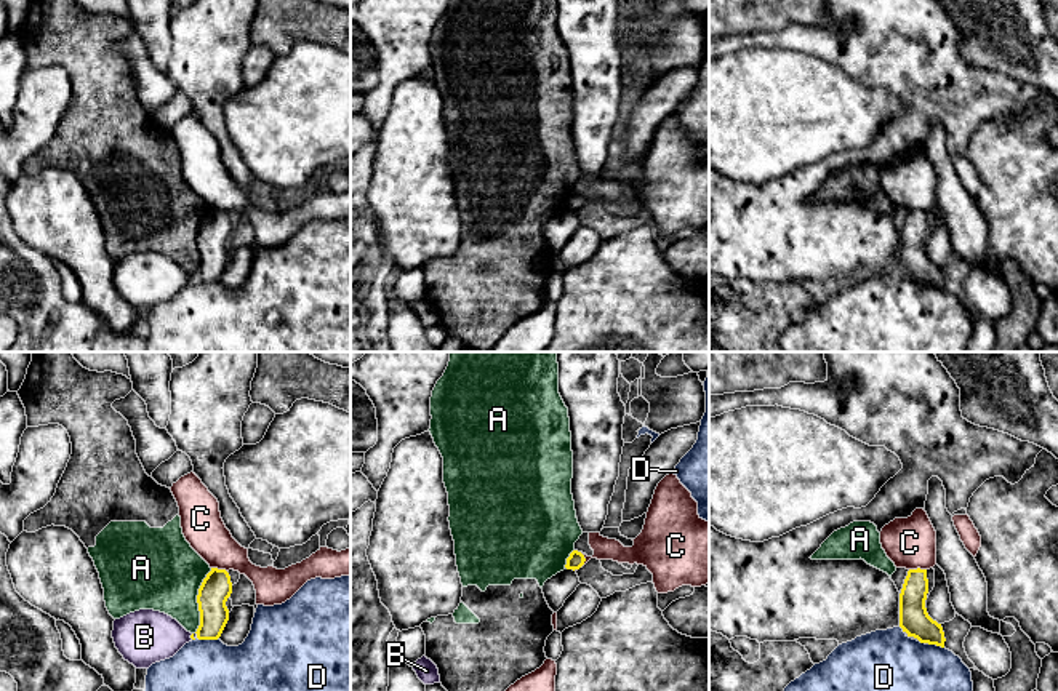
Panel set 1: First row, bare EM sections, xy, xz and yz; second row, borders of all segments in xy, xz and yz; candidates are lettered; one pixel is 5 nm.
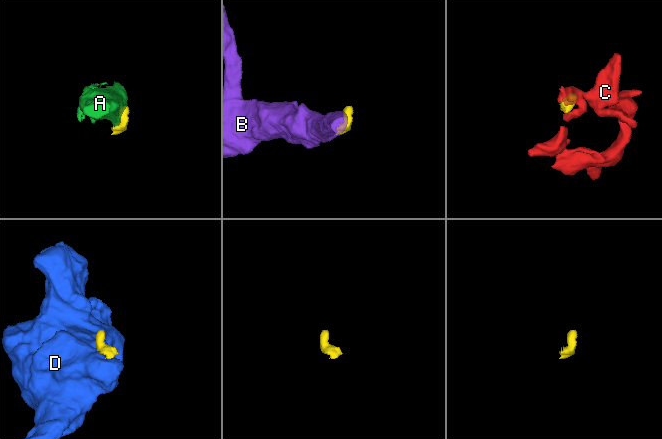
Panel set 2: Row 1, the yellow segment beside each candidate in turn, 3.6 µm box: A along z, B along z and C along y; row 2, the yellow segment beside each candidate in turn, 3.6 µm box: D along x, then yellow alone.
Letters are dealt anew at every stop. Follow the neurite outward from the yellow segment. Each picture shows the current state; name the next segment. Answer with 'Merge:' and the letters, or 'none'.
Merge: B

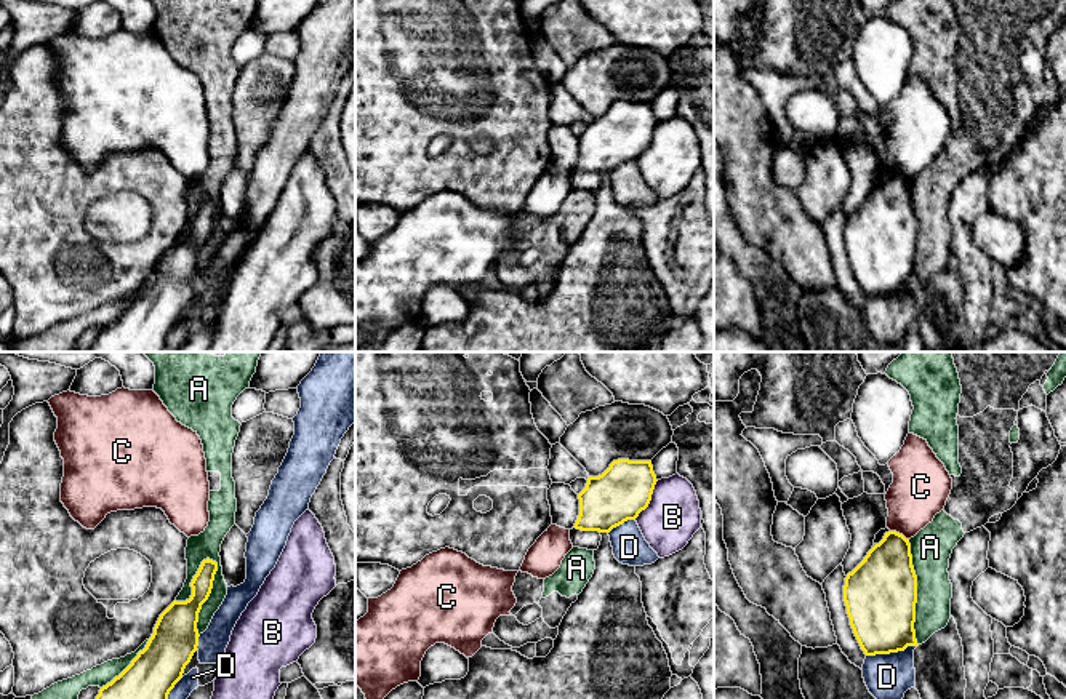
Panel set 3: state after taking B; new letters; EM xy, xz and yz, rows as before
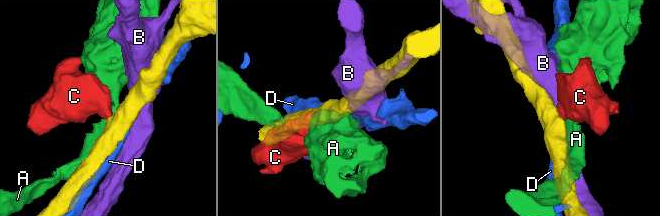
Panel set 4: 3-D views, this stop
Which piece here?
Merge: none

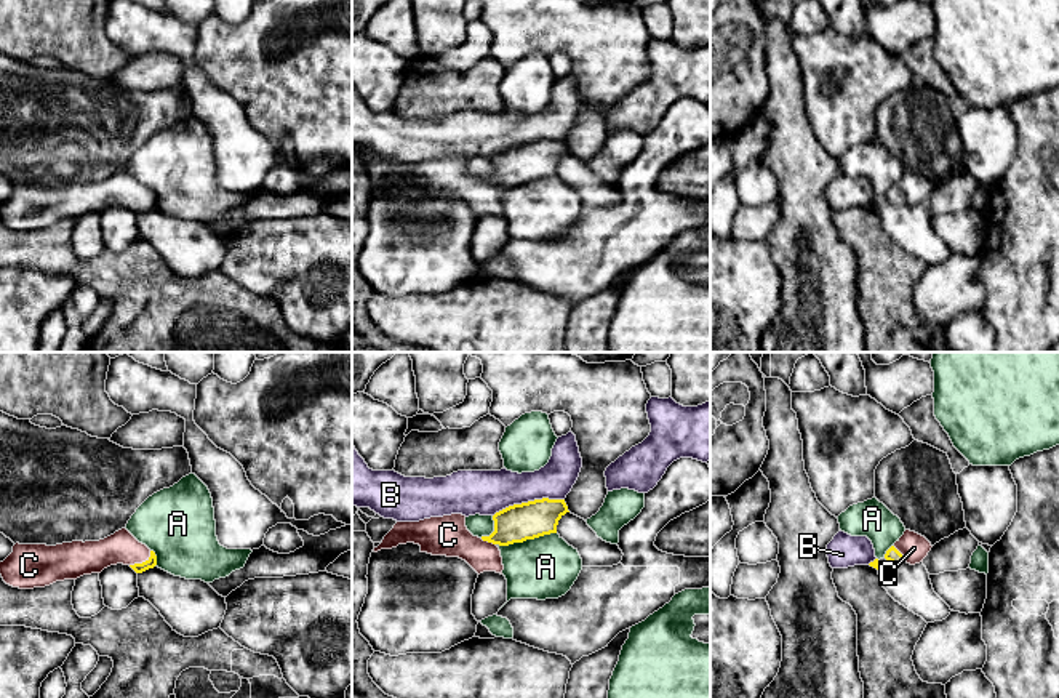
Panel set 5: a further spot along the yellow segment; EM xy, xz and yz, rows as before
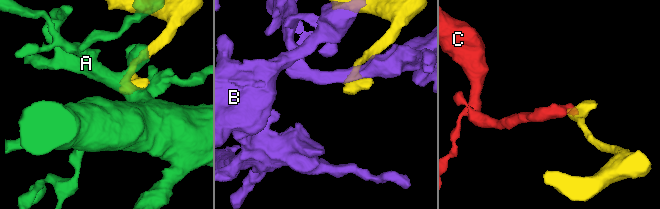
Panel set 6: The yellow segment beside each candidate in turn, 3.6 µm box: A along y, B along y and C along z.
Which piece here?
Merge: C

